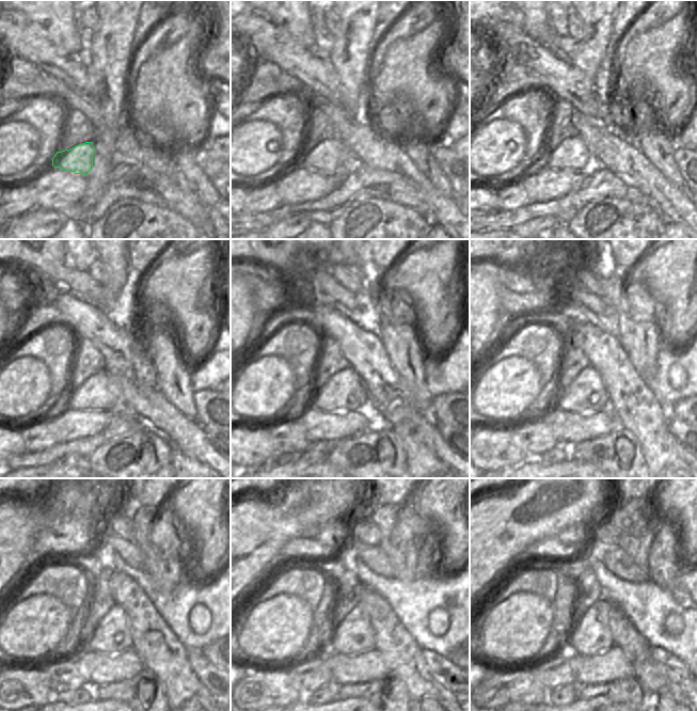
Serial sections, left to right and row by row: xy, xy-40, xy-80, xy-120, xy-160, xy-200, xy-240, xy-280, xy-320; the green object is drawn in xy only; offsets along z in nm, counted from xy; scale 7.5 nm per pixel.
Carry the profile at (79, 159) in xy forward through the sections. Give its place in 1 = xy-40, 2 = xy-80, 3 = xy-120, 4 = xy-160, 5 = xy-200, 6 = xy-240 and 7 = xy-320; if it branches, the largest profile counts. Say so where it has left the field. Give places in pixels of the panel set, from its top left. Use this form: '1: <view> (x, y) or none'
1: xy-40 (331, 156)
2: xy-80 (571, 154)
3: xy-120 (99, 392)
4: xy-160 (344, 392)
5: xy-200 (586, 394)
6: xy-240 (112, 633)
7: xy-320 (591, 634)

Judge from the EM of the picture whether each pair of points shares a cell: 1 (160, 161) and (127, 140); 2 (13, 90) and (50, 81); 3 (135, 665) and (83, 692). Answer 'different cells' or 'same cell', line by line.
1: same cell
2: different cells
3: different cells

